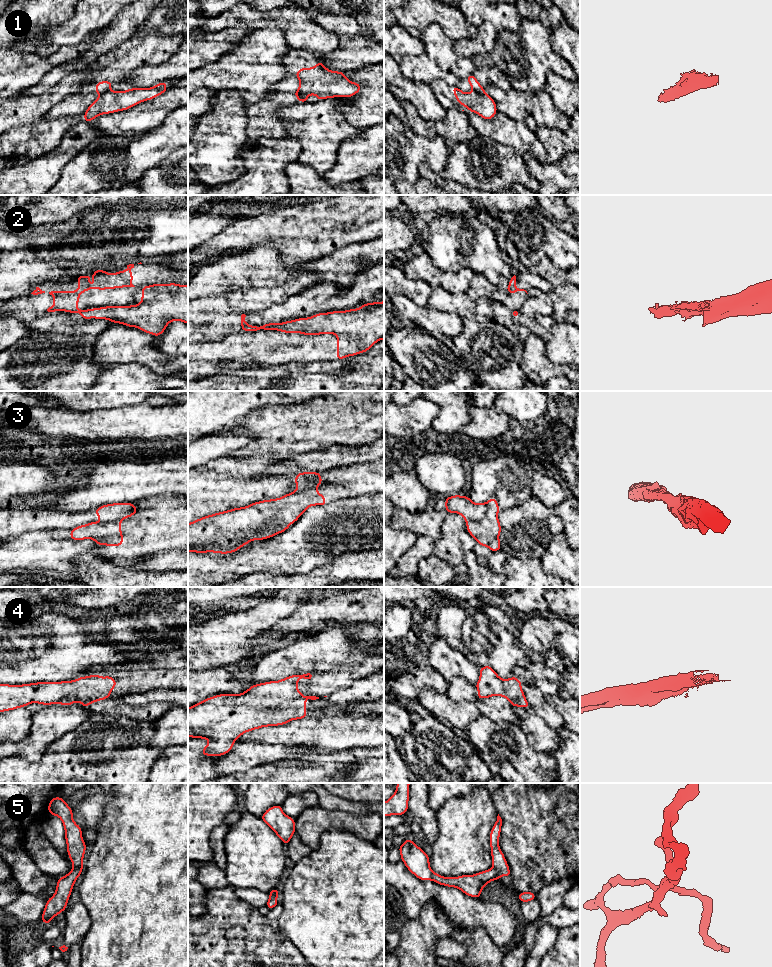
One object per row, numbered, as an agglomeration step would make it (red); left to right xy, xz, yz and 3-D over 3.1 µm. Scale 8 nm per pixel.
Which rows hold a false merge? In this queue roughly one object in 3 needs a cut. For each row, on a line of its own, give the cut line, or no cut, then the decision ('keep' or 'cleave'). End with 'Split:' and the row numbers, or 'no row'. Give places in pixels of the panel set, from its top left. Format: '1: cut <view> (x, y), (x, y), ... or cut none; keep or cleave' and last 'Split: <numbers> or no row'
1: cut yz (473, 90), (484, 93); cleave
2: cut xz (280, 323), (276, 329); cleave
3: cut yz (487, 504), (487, 510), (481, 519), (468, 521); cleave
4: cut none; keep
5: cut xy (73, 867), (82, 869); cleave
Split: 1, 2, 3, 5

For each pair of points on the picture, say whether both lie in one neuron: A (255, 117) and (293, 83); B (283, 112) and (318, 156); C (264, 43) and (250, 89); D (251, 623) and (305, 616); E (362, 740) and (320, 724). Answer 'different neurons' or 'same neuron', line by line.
A: same neuron
B: same neuron
C: same neuron
D: different neurons
E: same neuron

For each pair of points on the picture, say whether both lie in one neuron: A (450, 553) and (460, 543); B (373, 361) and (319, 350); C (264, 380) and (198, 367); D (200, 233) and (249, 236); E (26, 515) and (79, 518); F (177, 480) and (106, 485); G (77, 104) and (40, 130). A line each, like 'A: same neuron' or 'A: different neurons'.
A: same neuron
B: different neurons
C: different neurons
D: different neurons
E: same neuron
F: same neuron
G: different neurons

